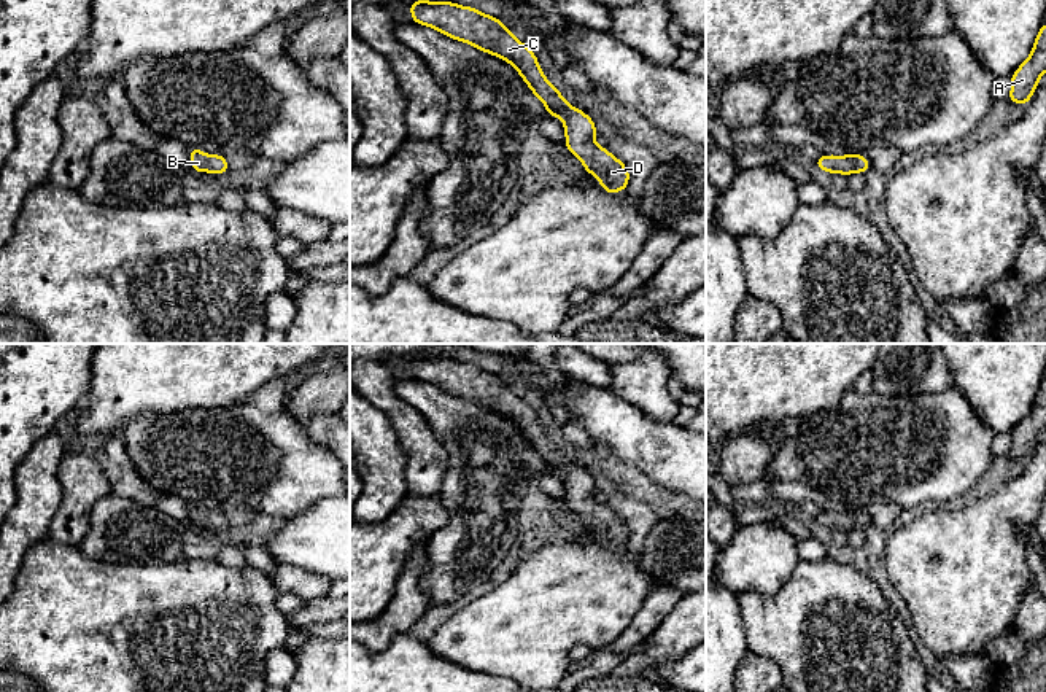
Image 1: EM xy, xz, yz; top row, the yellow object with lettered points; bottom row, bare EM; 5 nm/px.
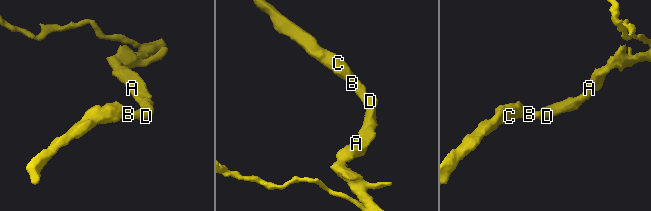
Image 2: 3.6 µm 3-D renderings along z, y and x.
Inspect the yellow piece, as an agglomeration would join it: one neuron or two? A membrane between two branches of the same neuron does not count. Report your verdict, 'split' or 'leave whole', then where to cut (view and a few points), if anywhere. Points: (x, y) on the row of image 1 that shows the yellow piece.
leave whole | no cut

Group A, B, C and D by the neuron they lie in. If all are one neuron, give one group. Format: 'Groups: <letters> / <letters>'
Groups: A B C D

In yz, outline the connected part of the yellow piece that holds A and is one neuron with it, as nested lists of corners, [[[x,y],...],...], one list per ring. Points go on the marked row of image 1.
[[[1046,22],[1041,24],[1030,56],[1011,75],[1008,100],[1027,105],[1038,87],[1040,76],[1046,72]]]

